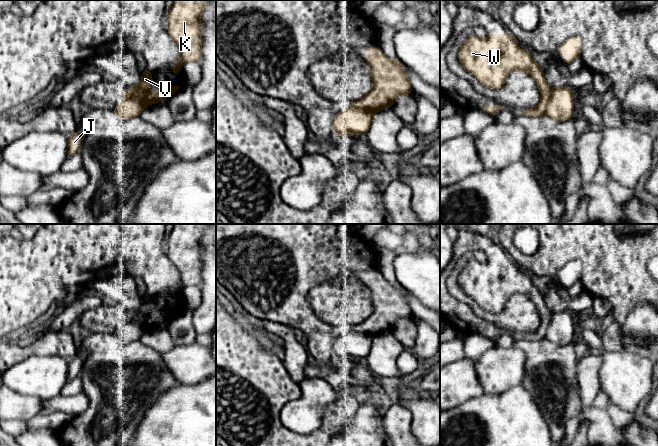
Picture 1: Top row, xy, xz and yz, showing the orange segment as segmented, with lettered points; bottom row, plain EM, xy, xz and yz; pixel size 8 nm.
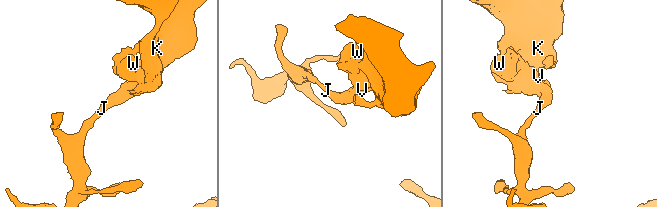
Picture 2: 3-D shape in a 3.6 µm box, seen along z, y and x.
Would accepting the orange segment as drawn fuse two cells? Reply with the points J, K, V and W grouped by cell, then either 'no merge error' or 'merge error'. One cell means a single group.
J / K V W; merge error

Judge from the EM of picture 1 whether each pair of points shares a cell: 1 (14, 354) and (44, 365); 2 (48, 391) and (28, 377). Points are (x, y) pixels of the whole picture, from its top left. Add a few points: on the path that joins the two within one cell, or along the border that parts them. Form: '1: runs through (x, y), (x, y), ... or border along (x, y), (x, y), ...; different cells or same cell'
1: border along (50, 354), (30, 355), (10, 367); different cells
2: runs through (43, 386), (33, 377); same cell

